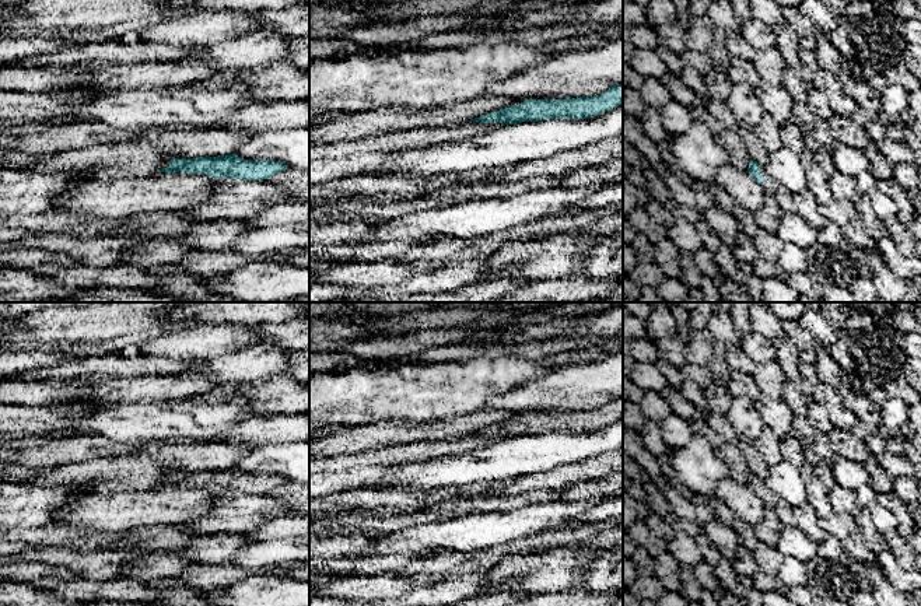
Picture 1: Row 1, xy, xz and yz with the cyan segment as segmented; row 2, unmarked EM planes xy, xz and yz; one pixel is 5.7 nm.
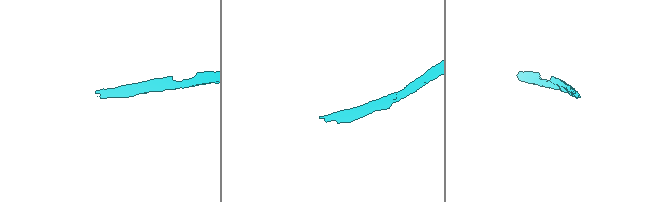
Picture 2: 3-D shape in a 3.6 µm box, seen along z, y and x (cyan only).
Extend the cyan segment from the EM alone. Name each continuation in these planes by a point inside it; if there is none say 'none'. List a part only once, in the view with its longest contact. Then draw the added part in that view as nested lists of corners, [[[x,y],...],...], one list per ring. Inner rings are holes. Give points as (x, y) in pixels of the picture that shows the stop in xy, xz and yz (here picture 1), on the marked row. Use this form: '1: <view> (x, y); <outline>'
1: yz (771, 186); [[[760,167],[760,176],[764,179],[763,190],[766,195],[775,195],[780,190],[780,183]]]

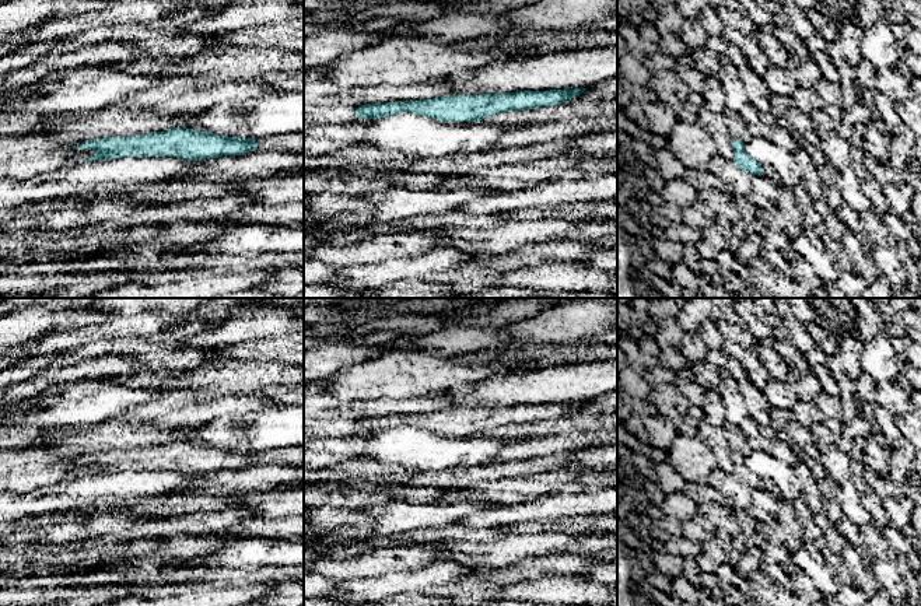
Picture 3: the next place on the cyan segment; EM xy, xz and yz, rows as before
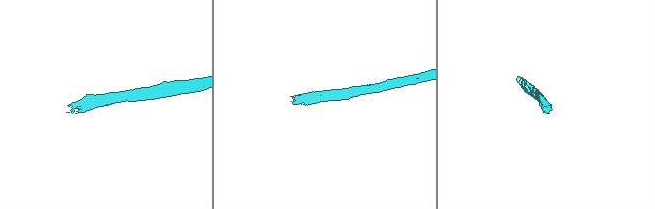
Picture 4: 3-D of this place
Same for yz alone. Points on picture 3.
none

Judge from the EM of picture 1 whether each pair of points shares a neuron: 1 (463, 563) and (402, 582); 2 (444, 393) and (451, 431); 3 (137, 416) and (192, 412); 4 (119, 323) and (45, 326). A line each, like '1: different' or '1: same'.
1: different
2: different
3: same
4: same

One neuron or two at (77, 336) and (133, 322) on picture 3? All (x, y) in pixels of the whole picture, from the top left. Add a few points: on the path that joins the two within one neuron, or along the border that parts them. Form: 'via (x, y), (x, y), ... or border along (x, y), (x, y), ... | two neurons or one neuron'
via (91, 333), (119, 326) | one neuron

